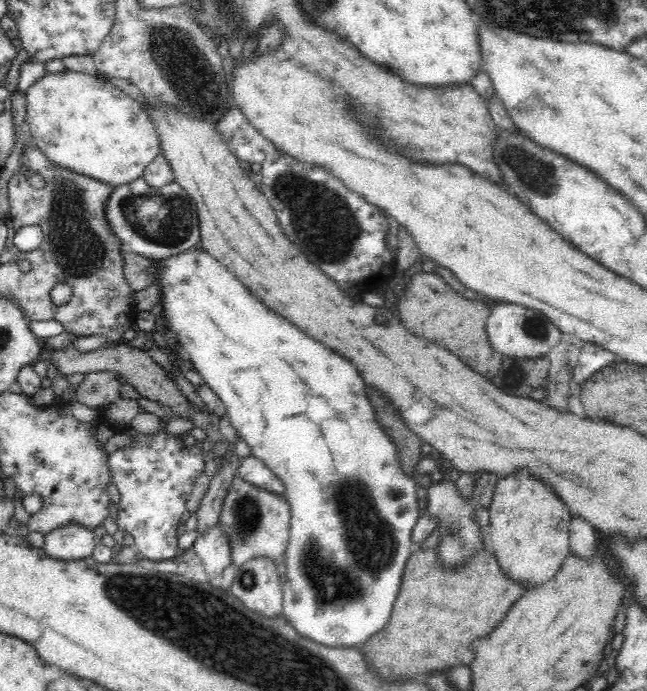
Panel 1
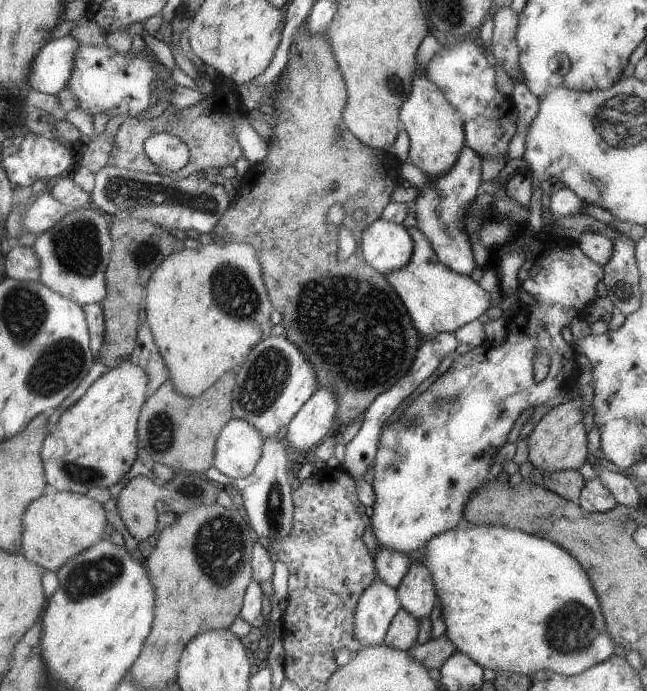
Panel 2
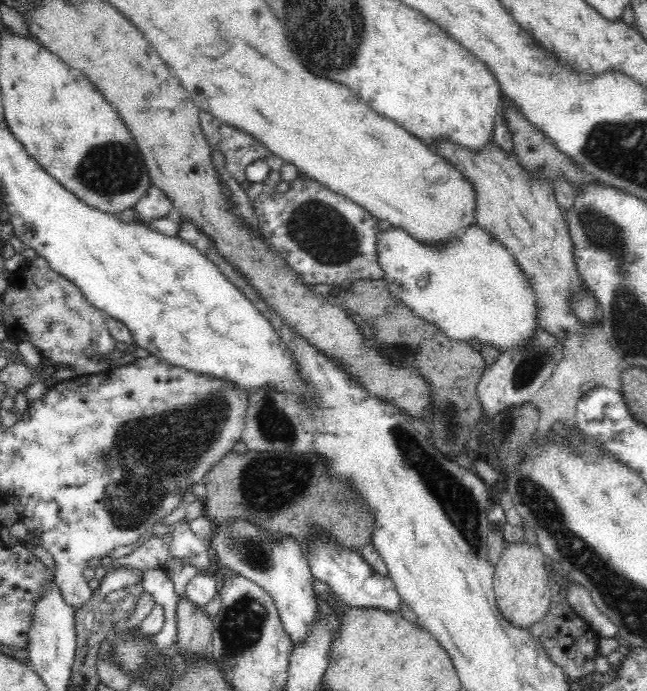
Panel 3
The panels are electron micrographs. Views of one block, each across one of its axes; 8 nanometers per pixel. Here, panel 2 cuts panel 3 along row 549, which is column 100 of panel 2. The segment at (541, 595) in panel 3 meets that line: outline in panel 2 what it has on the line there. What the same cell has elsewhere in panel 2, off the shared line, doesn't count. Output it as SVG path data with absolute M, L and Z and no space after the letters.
M48 490L28 504L22 517L22 553L47 571L57 571L73 556L104 538L108 519L104 506L80 493Z

